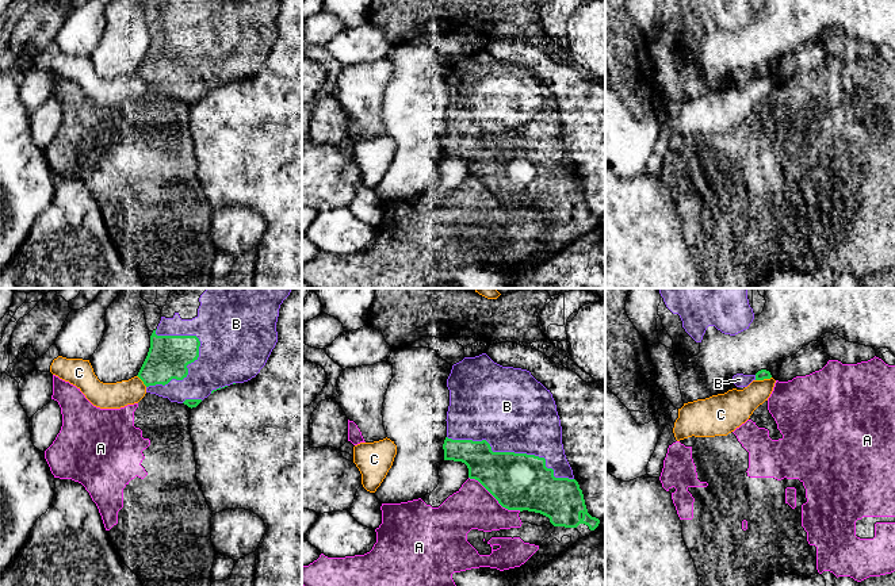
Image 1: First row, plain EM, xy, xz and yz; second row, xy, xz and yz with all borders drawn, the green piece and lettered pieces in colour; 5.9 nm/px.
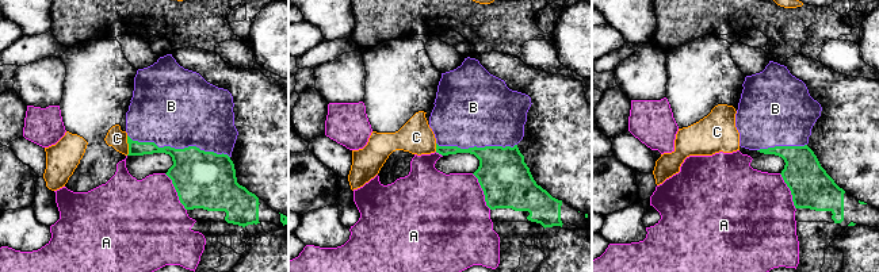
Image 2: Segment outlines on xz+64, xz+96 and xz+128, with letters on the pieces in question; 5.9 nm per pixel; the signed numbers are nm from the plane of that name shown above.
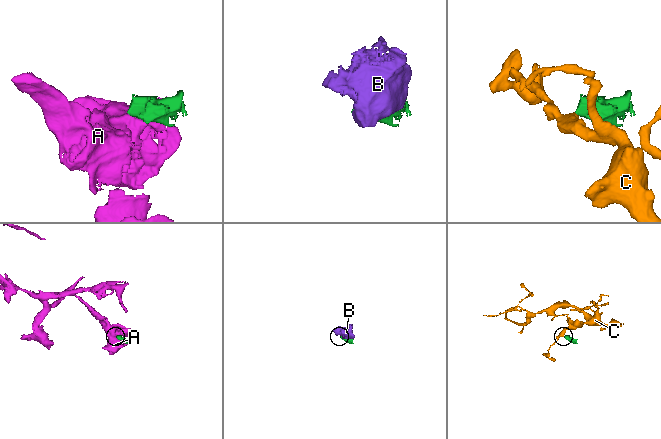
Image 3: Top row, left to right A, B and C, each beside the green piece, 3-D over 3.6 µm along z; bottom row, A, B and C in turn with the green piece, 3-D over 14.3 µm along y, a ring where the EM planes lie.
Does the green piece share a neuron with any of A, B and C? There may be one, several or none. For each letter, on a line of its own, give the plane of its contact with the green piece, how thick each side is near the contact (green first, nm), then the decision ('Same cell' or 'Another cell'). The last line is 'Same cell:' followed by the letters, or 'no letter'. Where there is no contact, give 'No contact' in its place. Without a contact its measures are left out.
A: Touches green in xz. Thickness 340 nm (green) against 260 nm. Another cell
B: Touches green in xz. Thickness 340 nm (green) against 460 nm. Same cell
C: Touches green in yz. Thickness 60 nm (green) against 220 nm. Another cell
Same cell: B

